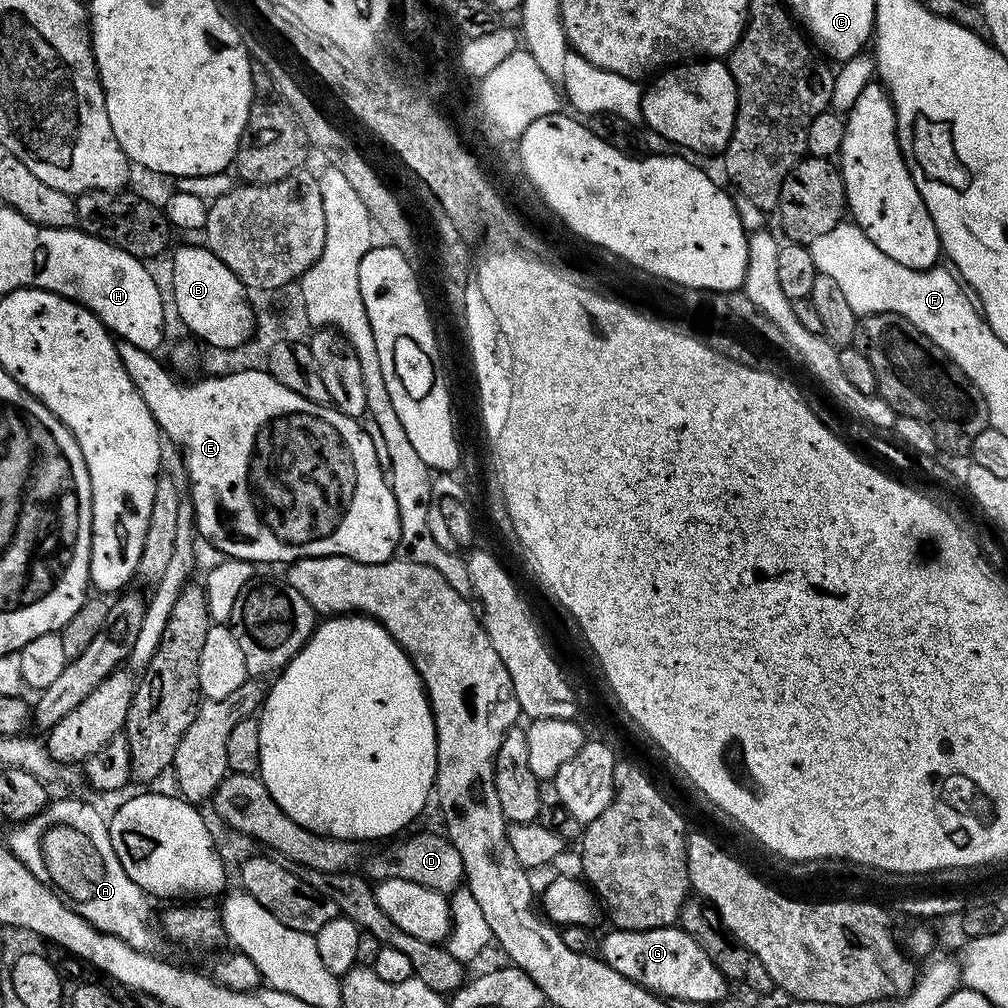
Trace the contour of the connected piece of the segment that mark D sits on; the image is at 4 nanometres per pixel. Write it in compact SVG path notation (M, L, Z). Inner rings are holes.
M420 832L417 836L407 836L400 838L405 840L397 839L392 842L397 844L374 853L369 860L367 857L366 876L369 881L405 880L445 894L455 893L465 883L462 858L458 855L458 850L454 850L447 835L435 836L432 832Z

